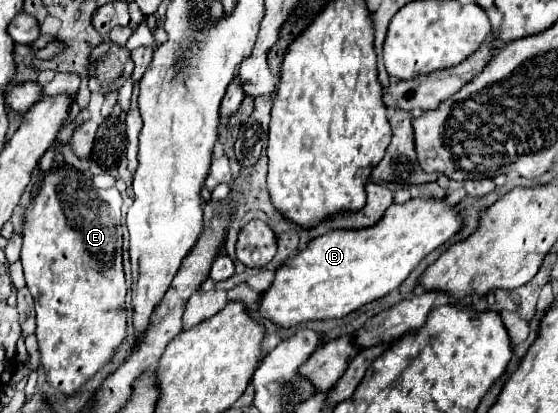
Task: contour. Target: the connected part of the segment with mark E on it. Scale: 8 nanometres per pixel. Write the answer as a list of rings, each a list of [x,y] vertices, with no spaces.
[[[56,167],[52,169],[42,185],[38,195],[30,201],[28,209],[26,209],[26,223],[22,229],[24,235],[24,243],[22,243],[22,265],[24,265],[24,277],[26,277],[26,285],[32,293],[32,297],[36,299],[36,339],[38,339],[38,353],[40,353],[40,365],[46,373],[46,381],[48,385],[52,385],[56,391],[66,393],[68,397],[74,395],[86,381],[90,381],[90,377],[94,377],[104,365],[108,365],[118,349],[118,345],[122,345],[126,341],[126,307],[124,307],[124,299],[126,299],[126,281],[124,281],[124,269],[122,269],[122,195],[116,187],[110,189],[98,189],[92,183],[92,175],[88,171],[78,171],[74,167]]]

